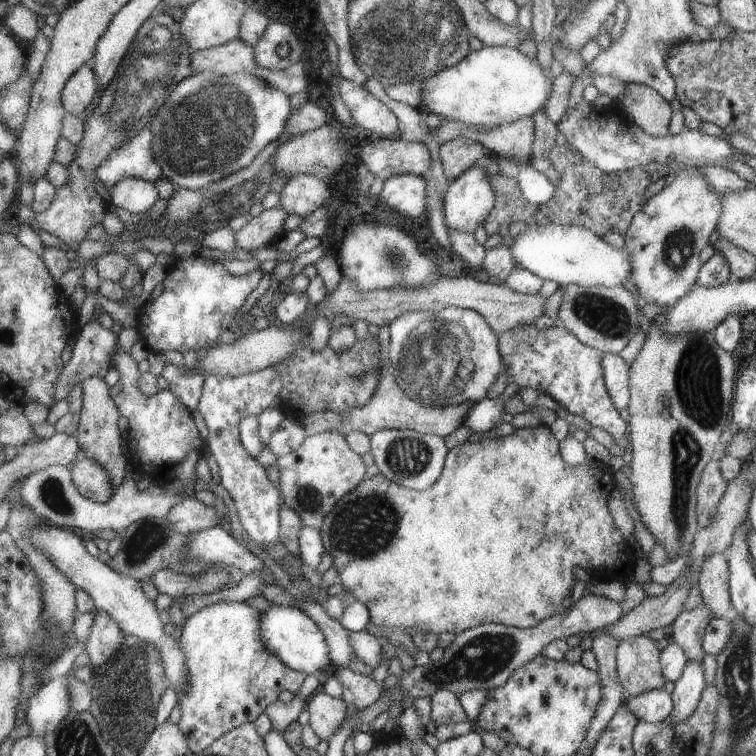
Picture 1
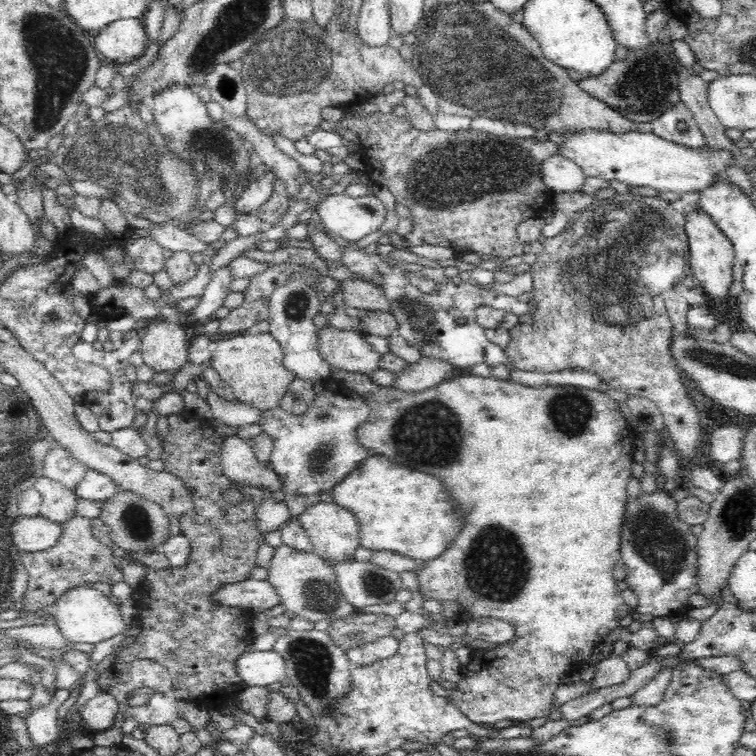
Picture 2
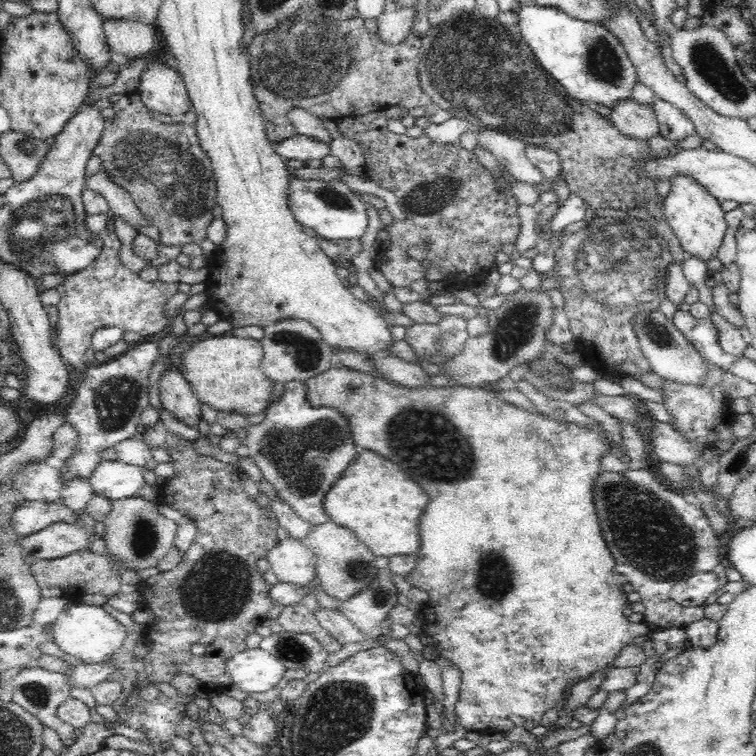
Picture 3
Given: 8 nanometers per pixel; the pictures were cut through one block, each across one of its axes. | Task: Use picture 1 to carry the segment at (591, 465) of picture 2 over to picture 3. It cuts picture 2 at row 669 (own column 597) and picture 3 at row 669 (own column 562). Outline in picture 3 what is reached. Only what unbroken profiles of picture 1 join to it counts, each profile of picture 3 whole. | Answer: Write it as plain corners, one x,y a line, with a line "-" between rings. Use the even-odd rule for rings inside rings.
339,366
339,367
332,367
326,370
326,372
321,372
312,378
304,380
305,386
305,398
308,399
308,402
313,407
322,407
326,411
330,411
331,409
336,410
339,414
344,415
345,422
348,422
349,426
349,434
352,435
352,439
354,439
354,443
358,446
358,449
368,449
369,451
377,452
379,455
382,455
384,458
388,458
388,460
392,460
392,462
396,462
412,480
416,480
432,498
430,498
430,504
426,506
426,510
424,510
424,514
421,514
422,518
420,518
420,541
421,541
421,548
417,552
417,564
416,568
413,568
412,572
410,572
406,577
406,581
410,583
411,587
416,587
418,589
422,589
428,593
430,597
429,601
426,601
422,606
417,608
419,614
419,620
423,623
423,631
422,633
425,635
430,635
432,639
434,639
435,644
434,648
438,648
441,652
438,658
448,658
458,669
462,670
462,684
460,684
460,696
458,696
458,700
455,705
454,709
454,716
456,720
457,726
462,726
468,732
479,732
484,736
488,736
489,733
507,733
507,732
516,732
516,728
520,728
520,732
528,732
529,729
536,728
540,724
540,720
544,720
544,716
548,716
548,712
563,712
567,715
569,711
566,711
564,708
564,704
568,704
568,696
572,696
572,688
576,688
576,684
584,684
584,680
592,680
592,674
594,672
608,672
612,669
612,663
616,662
616,658
620,656
620,652
628,645
632,644
632,639
636,638
636,636
644,636
649,633
649,628
646,626
646,623
632,623
628,621
627,616
624,615
624,609
627,605
630,605
628,601
627,594
622,591
620,592
620,588
622,586
618,586
614,580
614,576
616,576
616,572
614,572
614,560
612,560
612,554
608,552
608,546
604,544
604,536
600,536
600,524
596,524
598,520
597,512
593,506
593,498
592,496
588,496
588,492
592,492
592,482
593,478
597,476
602,470
600,470
600,458
608,452
608,448
610,448
610,443
606,441
606,433
602,431
598,431
598,429
586,429
586,427
582,427
582,425
576,424
566,424
562,422
562,419
552,419
546,415
542,415
542,413
538,413
538,411
534,410
524,410
522,408
514,407
514,405
504,401
500,397
499,394
495,393
494,391
484,389
482,387
465,387
462,385
452,385
449,387
418,387
418,388
408,388
405,386
400,386
399,384
387,381
384,378
374,377
369,373
364,373
362,371
350,369
348,367

